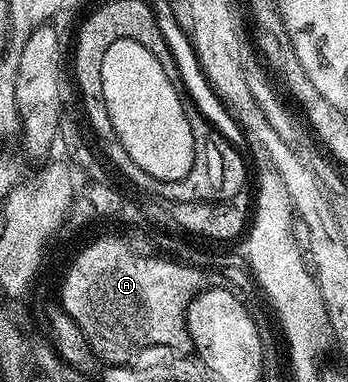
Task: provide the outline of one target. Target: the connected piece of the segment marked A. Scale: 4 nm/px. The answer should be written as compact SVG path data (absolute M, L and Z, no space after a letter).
M108 238L100 244L93 245L69 273L68 284L59 292L60 307L83 330L83 338L87 338L89 348L94 357L109 366L122 363L121 348L138 350L145 347L171 348L177 354L193 352L193 343L189 337L185 322L185 311L189 303L201 292L208 288L220 288L221 279L214 275L205 275L202 272L193 272L193 269L177 268L177 265L165 264L156 260L140 260L129 252L129 247L123 247L118 239Z

